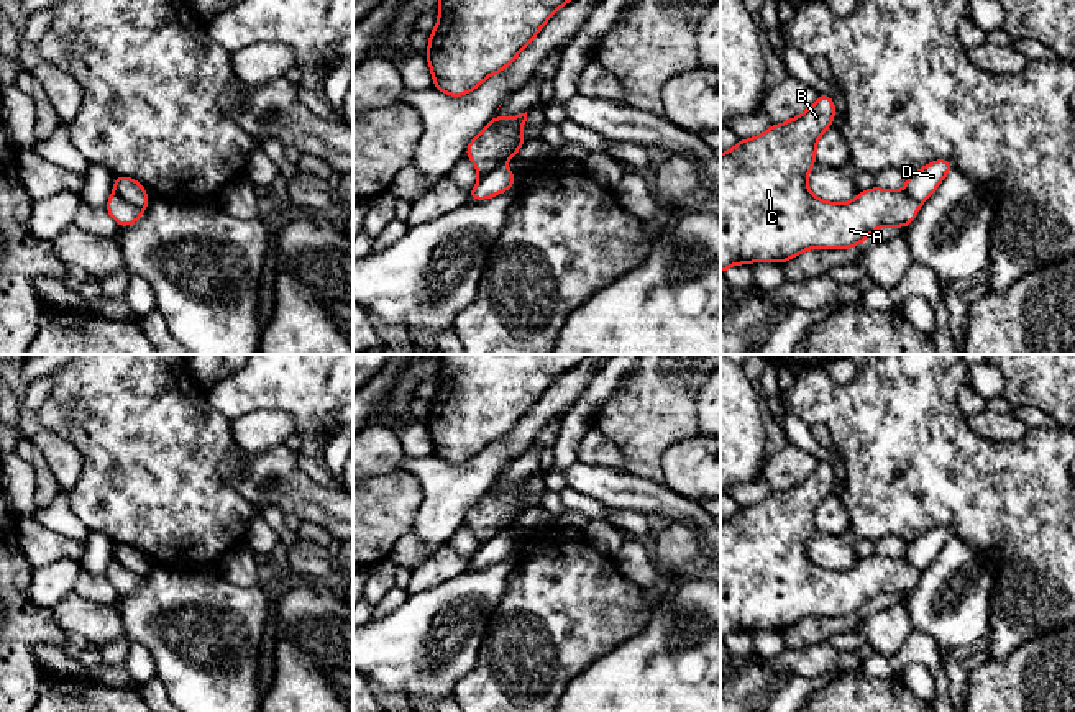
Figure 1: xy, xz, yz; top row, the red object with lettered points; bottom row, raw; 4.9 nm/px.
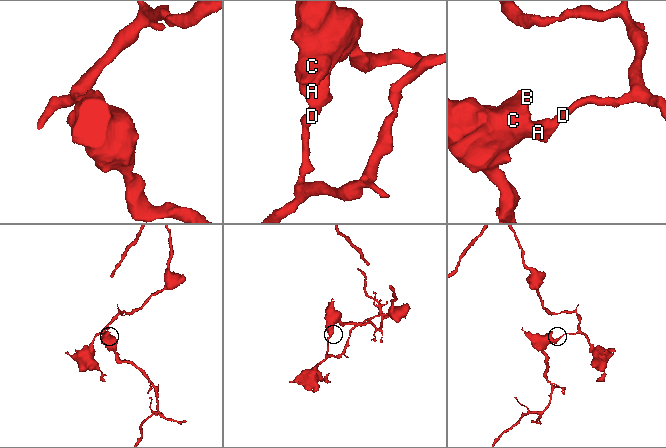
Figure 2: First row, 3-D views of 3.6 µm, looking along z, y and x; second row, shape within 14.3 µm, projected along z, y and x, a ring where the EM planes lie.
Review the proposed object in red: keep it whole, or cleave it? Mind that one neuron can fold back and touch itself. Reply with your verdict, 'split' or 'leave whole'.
split

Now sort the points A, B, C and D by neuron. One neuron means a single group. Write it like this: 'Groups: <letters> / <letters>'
Groups: A B C / D

